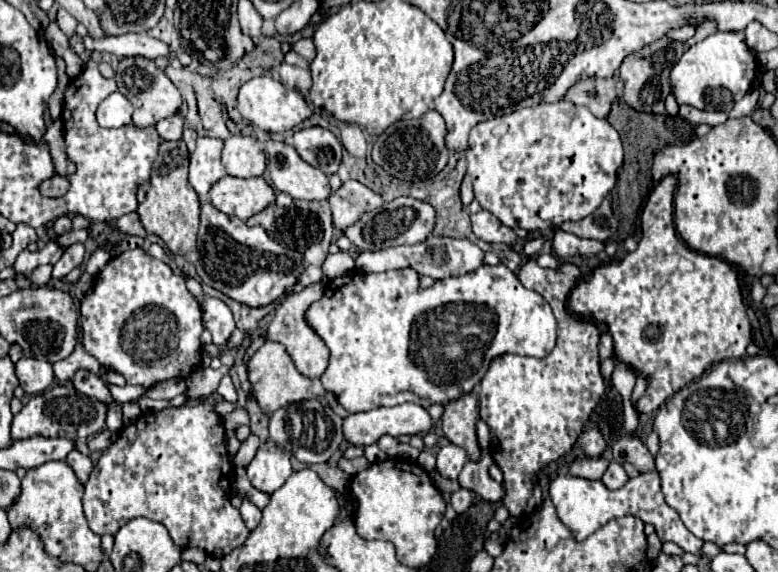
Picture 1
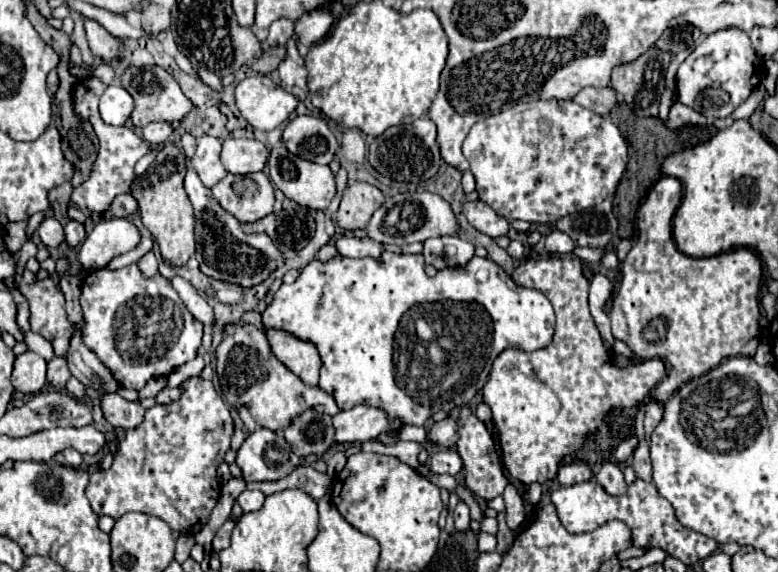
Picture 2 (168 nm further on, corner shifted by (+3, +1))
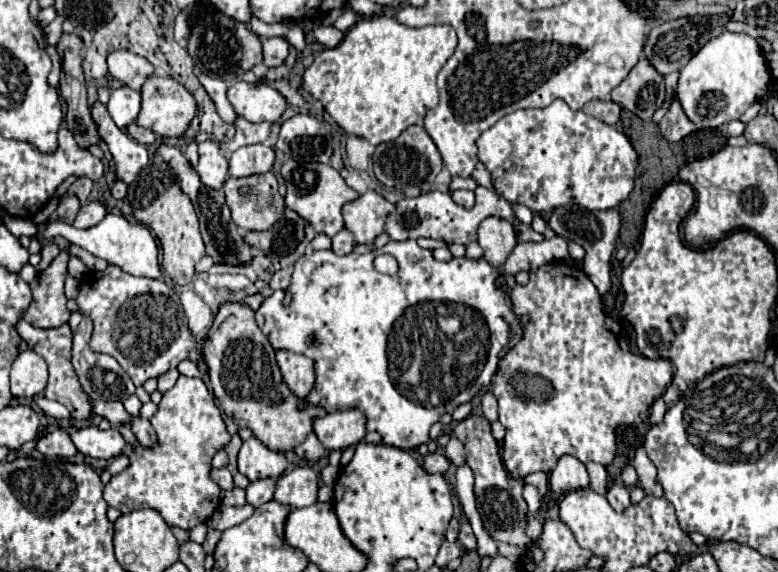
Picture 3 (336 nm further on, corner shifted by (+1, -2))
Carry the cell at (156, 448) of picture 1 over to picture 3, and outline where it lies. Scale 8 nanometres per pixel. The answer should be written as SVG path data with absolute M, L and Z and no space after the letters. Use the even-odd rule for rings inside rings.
M180 376L160 400L158 412L150 422L156 432L156 446L134 448L128 456L130 466L104 486L104 500L122 514L140 508L158 510L168 526L190 530L198 522L206 522L220 506L220 488L210 480L212 458L228 446L232 436L224 424L222 410L200 378Z

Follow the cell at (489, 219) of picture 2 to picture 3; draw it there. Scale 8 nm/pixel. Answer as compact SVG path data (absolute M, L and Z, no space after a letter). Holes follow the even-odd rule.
M456 190L452 192L452 200L464 208L472 208L476 204L476 198L474 198L474 192L470 190Z

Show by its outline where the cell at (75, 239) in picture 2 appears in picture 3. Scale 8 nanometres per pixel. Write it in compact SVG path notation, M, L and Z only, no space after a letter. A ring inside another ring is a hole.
M90 202L86 206L80 208L76 220L74 220L74 228L80 228L80 230L88 230L92 226L96 226L102 218L106 216L106 210L100 202Z

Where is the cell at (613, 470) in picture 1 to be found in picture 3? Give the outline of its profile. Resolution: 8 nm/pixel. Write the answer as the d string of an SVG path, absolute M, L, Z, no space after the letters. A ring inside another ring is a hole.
M612 480L612 482L608 484L606 498L608 498L610 506L612 506L616 512L622 512L622 510L630 504L630 490L628 490L620 480Z

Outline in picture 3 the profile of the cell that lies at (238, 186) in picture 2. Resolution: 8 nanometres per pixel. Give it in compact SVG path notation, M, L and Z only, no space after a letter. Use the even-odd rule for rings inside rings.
M272 172L248 178L228 178L224 184L224 194L232 220L244 230L268 230L284 212L284 198L278 194L278 182Z

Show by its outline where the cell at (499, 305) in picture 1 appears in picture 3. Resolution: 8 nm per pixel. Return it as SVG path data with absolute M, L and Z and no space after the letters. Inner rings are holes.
M404 240L404 242L390 242L386 244L382 250L374 250L374 252L366 252L366 254L348 254L348 256L338 256L334 254L332 250L318 250L318 252L312 252L312 254L304 254L296 264L294 264L294 272L292 272L292 284L290 284L290 296L292 296L292 302L290 304L284 304L284 292L274 292L270 298L266 298L262 302L262 306L258 308L256 312L256 322L260 326L260 330L266 334L266 338L270 340L270 344L276 348L276 350L290 350L290 352L298 352L298 354L304 354L308 358L314 360L316 364L316 386L312 388L312 392L304 398L304 404L314 404L314 406L322 406L326 408L326 412L342 412L342 410L348 410L348 408L358 408L366 414L368 422L366 422L366 428L368 430L376 430L380 436L382 436L382 442L384 444L390 444L390 446L396 446L396 448L402 448L402 450L412 450L420 444L426 444L428 442L428 430L434 422L440 420L442 414L446 412L454 412L460 404L466 404L470 402L474 396L478 396L492 380L494 372L496 372L496 364L500 360L500 354L502 350L508 346L508 342L512 340L512 324L522 324L518 320L518 314L514 312L512 308L512 302L510 302L510 294L508 294L508 288L496 284L500 276L500 270L496 266L492 266L486 258L452 258L448 262L438 262L432 258L432 252L430 250L424 250L420 248L414 240ZM378 254L390 254L398 260L398 272L394 276L388 276L388 274L380 274L376 272L374 268L374 258ZM438 316L460 316L460 322L462 322L462 328L460 328L460 334L456 334L454 338L448 338L440 326L438 326Z

